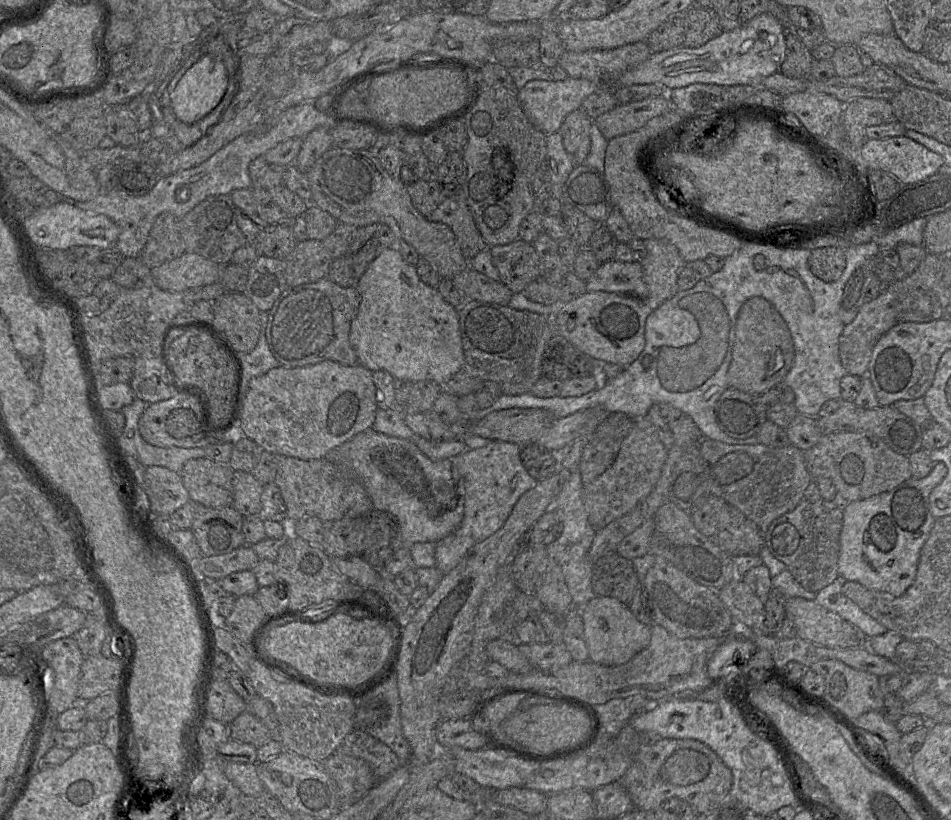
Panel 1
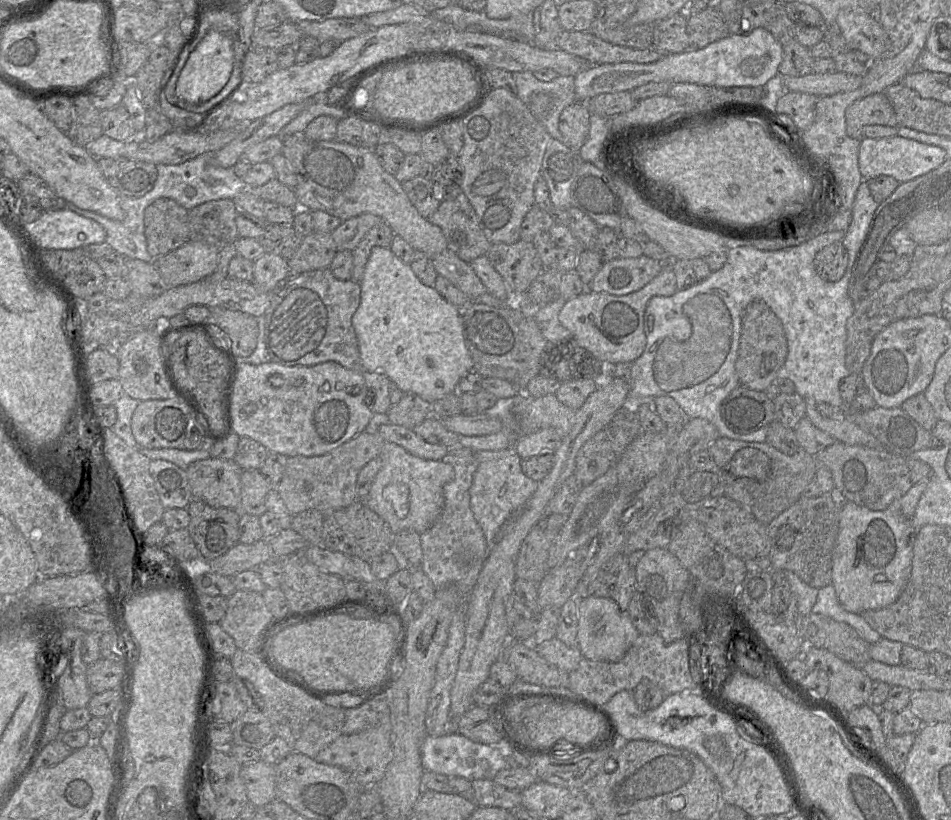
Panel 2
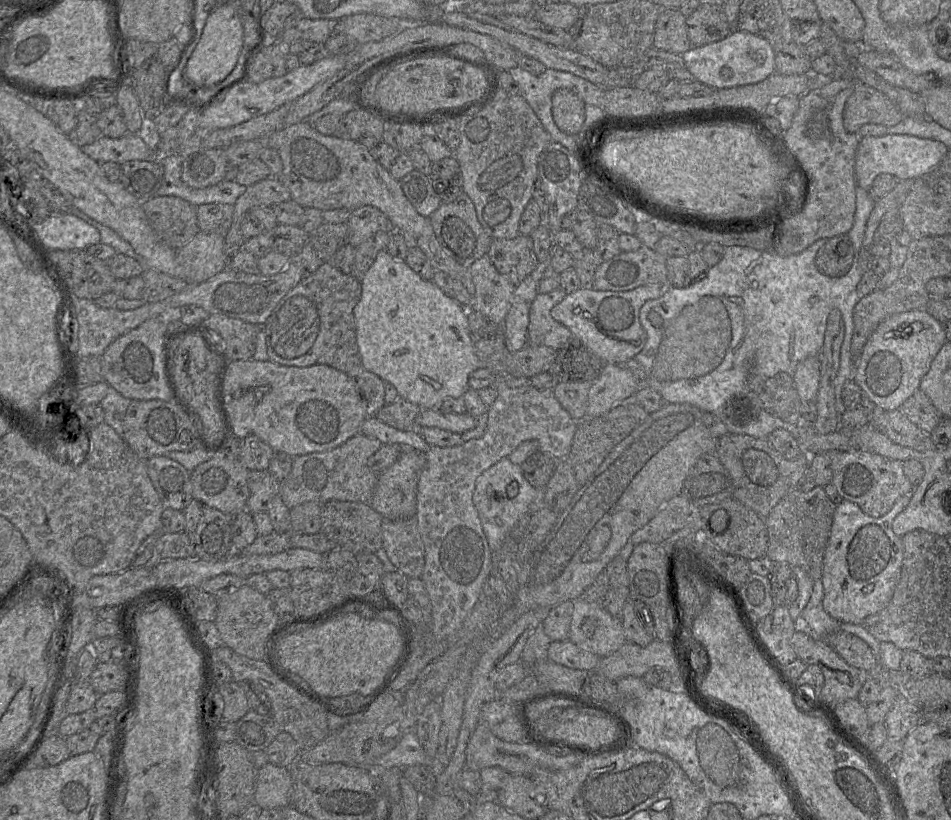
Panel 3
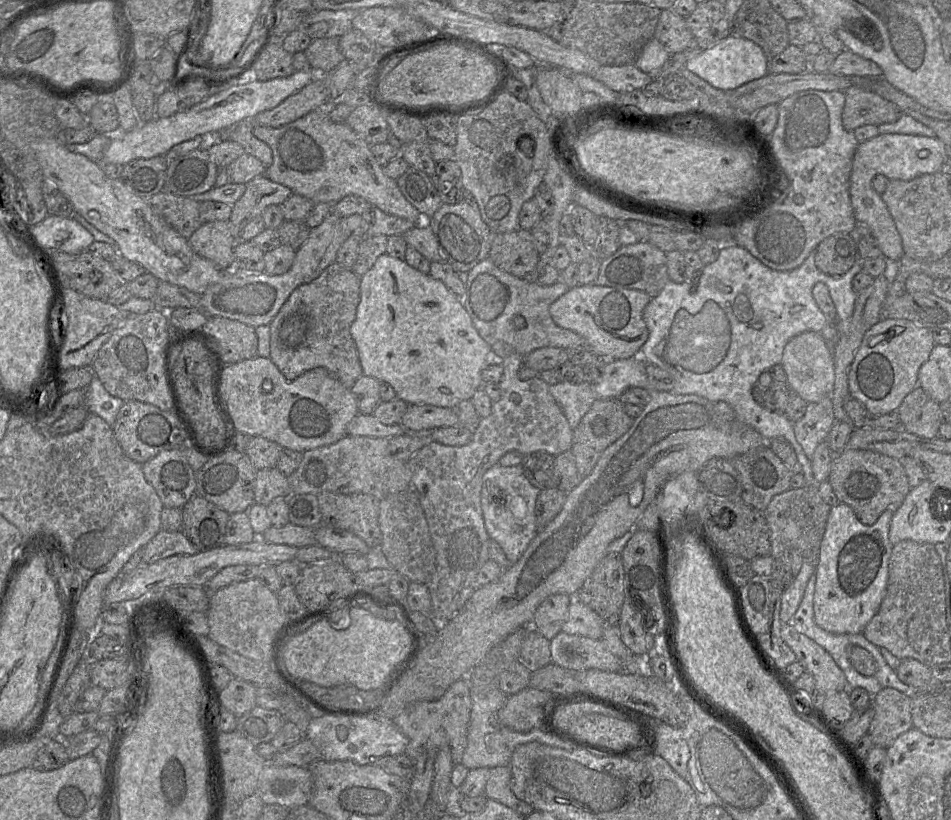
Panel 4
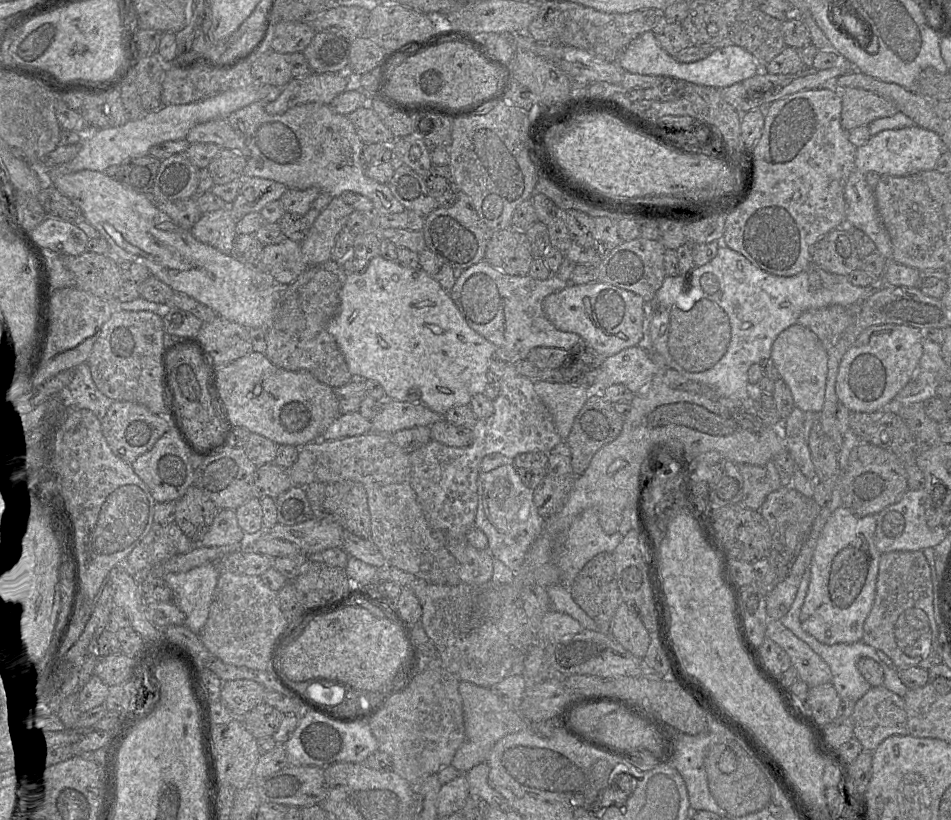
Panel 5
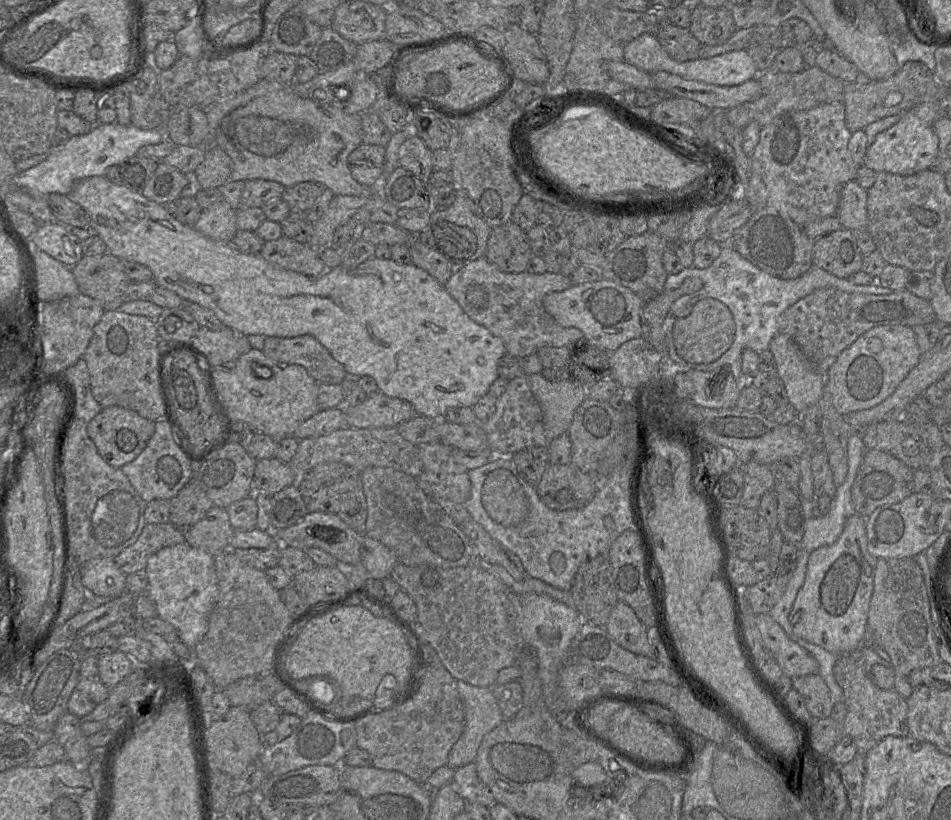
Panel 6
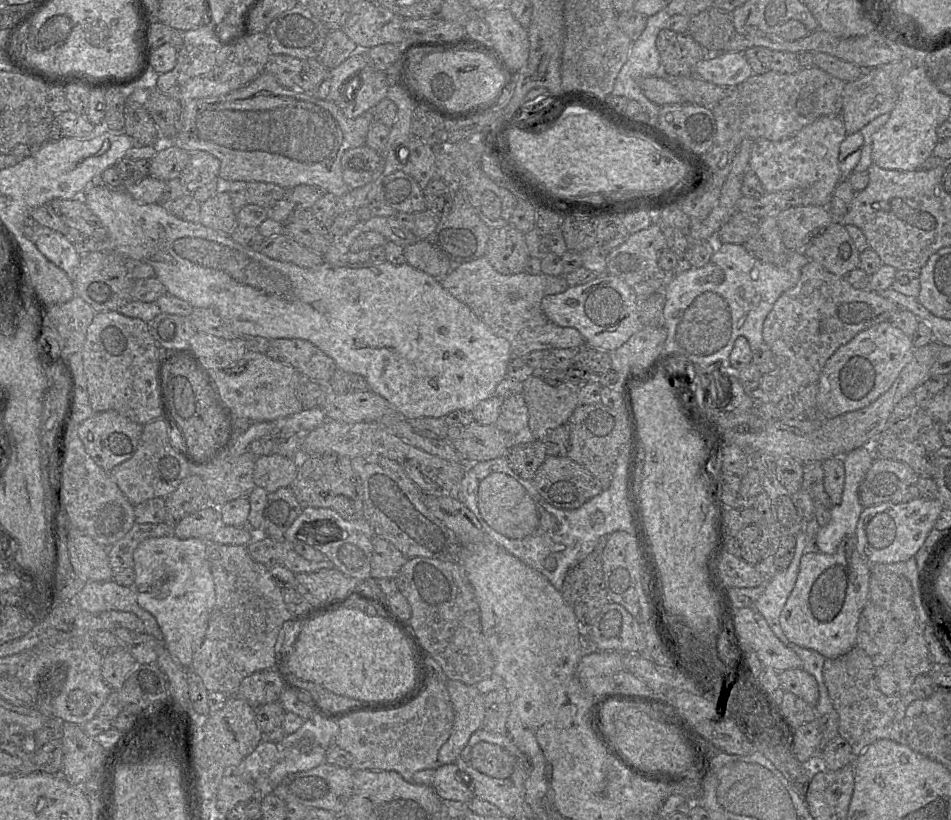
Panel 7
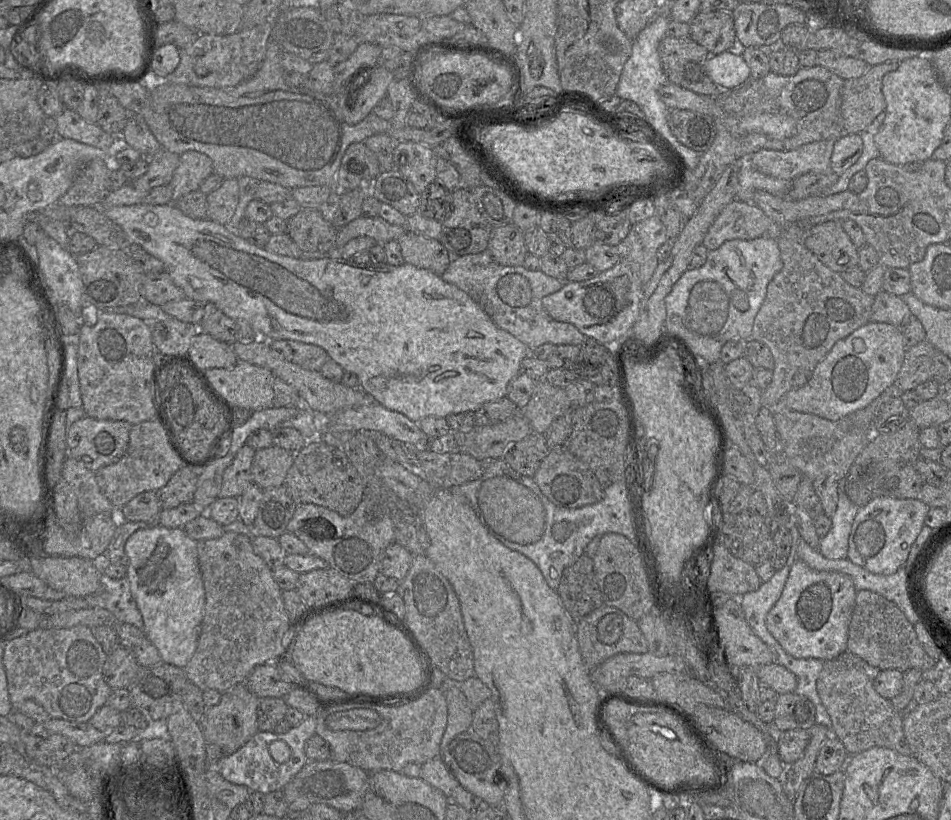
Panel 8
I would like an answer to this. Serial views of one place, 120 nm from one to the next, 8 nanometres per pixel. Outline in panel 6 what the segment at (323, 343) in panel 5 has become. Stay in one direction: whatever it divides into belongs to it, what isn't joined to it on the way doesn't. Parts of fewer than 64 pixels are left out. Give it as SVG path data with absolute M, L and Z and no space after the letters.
M311 335L267 337L262 351L279 364L303 366L318 383L340 384L348 376L344 366Z

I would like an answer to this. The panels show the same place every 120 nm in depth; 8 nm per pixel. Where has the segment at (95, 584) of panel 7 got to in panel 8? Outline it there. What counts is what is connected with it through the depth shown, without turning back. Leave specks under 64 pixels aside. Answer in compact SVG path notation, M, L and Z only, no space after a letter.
M102 573L100 580L100 592L84 597L89 607L105 608L115 615L118 624L128 623L143 630L143 617L132 596L129 579L113 579Z

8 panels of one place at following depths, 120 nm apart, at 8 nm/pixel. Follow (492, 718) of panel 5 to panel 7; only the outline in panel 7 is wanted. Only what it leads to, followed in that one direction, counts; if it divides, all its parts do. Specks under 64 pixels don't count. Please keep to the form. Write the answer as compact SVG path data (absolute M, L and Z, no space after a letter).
M448 679L447 691L454 710L454 723L448 740L438 752L438 765L454 763L471 735L481 729L485 707L475 685Z

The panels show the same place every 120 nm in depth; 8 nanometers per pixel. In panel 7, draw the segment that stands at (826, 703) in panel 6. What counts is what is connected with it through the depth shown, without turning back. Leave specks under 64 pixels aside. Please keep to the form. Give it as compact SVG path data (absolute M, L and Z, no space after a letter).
M795 668L779 672L780 687L815 706L819 699L819 689L816 679L803 670Z

